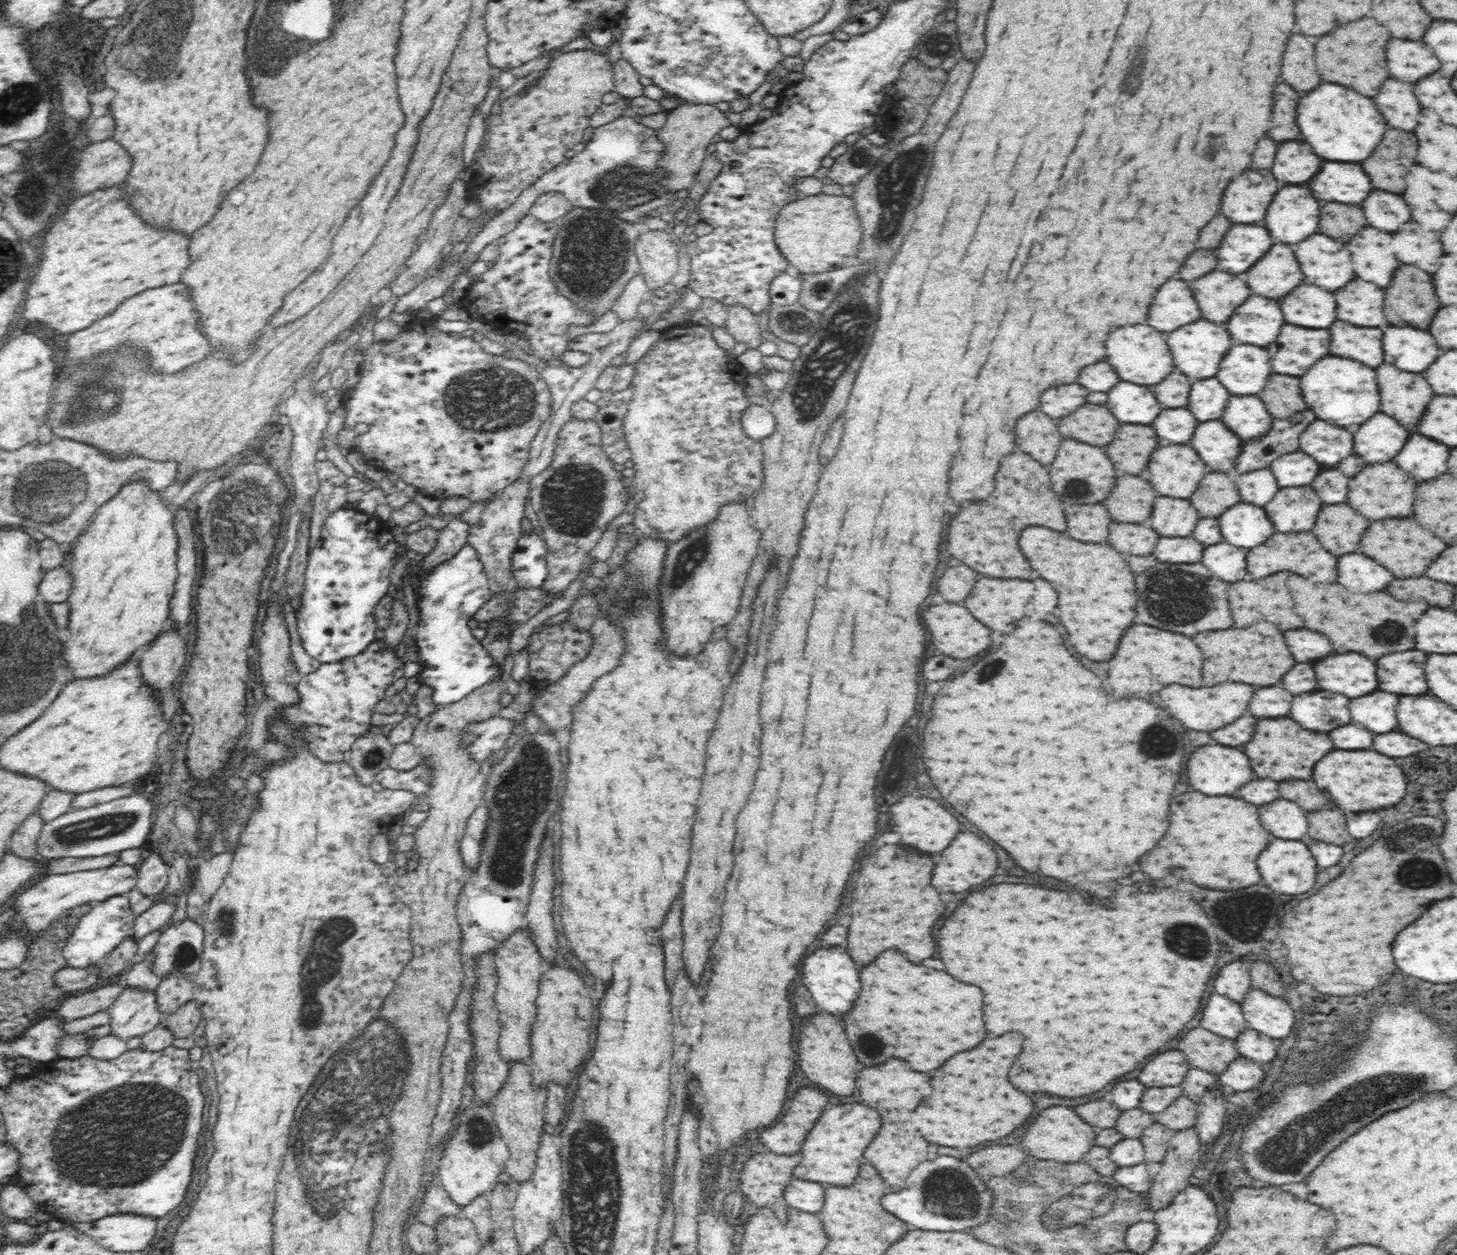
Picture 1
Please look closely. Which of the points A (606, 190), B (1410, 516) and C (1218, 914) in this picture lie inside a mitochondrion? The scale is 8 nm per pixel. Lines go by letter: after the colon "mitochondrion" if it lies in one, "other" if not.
A: mitochondrion
B: other
C: mitochondrion

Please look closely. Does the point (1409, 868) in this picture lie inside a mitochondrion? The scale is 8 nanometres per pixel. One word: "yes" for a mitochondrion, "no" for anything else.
yes

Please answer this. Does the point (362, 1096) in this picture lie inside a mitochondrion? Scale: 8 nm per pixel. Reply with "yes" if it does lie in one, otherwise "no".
yes

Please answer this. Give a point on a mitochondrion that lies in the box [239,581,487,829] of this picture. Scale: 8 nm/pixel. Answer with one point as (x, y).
(372, 759)

